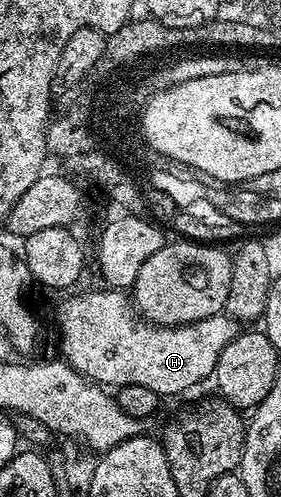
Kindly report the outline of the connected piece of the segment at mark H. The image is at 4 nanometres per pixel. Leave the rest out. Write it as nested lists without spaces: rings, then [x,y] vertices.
[[[99,287],[96,293],[79,293],[76,297],[67,297],[59,305],[55,317],[59,320],[59,345],[63,348],[62,360],[71,365],[83,377],[92,383],[104,387],[120,387],[137,384],[149,387],[167,399],[174,393],[183,393],[203,380],[210,378],[217,367],[217,359],[229,343],[241,332],[240,322],[228,317],[226,312],[219,312],[211,318],[191,322],[188,325],[154,325],[141,319],[133,308],[126,292],[118,289]]]

